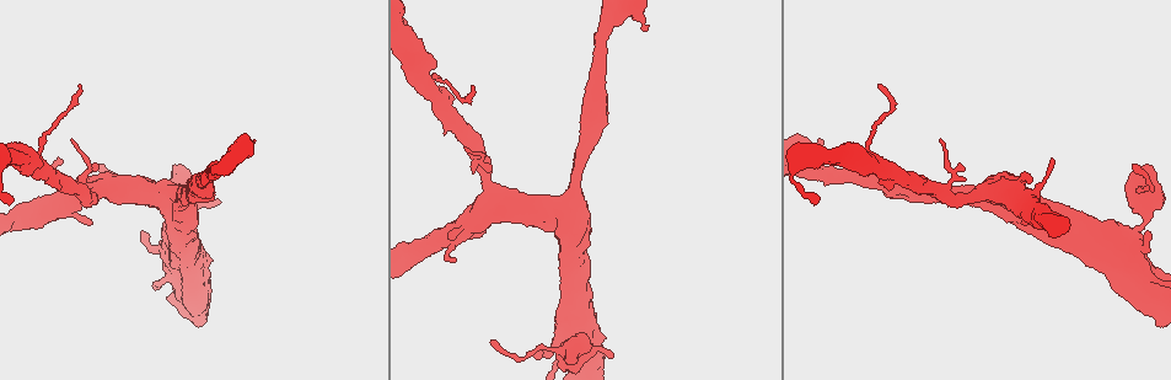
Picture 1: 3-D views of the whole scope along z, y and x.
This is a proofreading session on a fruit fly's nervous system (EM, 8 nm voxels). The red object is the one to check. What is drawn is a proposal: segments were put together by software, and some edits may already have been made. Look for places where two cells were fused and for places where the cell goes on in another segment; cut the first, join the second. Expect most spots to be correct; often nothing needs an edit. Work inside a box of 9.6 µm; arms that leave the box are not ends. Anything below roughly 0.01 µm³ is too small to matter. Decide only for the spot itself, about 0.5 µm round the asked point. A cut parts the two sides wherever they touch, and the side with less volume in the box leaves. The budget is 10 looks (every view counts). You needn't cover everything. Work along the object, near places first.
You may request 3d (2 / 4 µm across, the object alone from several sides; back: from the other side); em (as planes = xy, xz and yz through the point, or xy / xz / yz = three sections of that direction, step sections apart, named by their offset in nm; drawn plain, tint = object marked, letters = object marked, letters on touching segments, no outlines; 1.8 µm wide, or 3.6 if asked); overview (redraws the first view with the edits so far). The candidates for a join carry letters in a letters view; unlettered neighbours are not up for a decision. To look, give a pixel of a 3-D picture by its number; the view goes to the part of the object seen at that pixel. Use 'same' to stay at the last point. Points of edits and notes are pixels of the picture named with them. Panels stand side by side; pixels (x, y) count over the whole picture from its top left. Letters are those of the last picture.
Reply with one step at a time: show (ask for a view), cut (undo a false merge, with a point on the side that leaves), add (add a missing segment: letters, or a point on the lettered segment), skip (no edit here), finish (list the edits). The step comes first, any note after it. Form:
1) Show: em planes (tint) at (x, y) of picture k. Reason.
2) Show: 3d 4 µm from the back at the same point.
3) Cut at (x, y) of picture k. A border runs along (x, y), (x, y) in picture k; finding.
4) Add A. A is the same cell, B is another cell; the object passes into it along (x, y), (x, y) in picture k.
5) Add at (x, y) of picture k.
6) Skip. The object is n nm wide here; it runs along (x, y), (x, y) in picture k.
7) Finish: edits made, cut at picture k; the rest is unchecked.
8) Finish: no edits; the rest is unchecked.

Show: 3d 4 µm at (1146, 194) of picture 1.

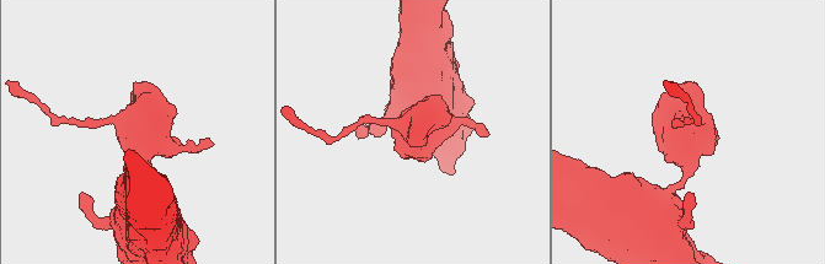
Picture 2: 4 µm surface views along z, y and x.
Show: em planes (letters) at (130, 124) of picture 2. Now the EM.

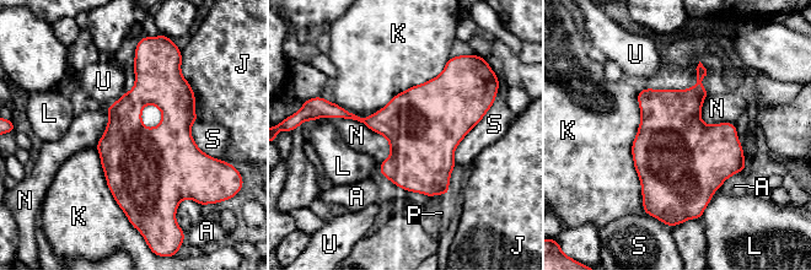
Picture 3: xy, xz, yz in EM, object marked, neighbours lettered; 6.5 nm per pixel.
Skip. A, J, K, L, N, P, S and U are other cells; one cell here.

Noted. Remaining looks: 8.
Show: em xz step 4 (tint) at (450, 236) of picture 1. Stops while still wide.

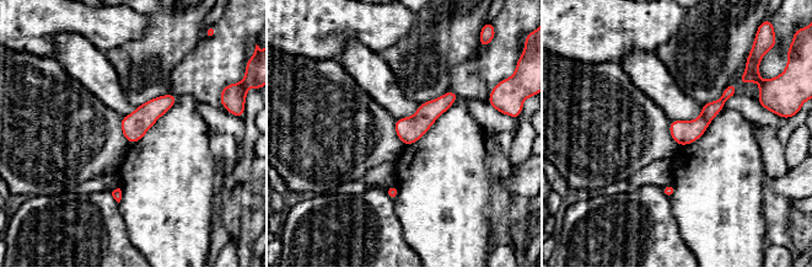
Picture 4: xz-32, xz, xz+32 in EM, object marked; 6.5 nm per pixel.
Show: em planes (letters) at the same point. Another direction.

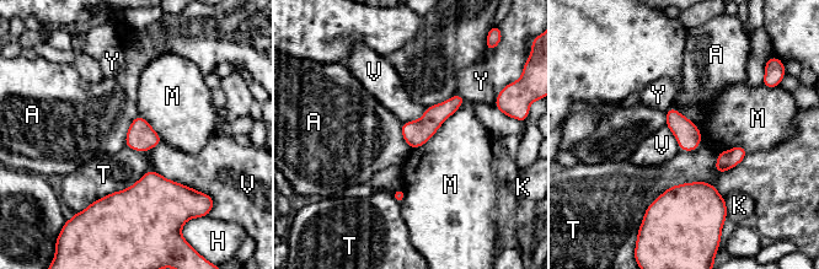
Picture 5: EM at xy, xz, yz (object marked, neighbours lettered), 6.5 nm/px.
Skip. A, H, K, M, T, V and Y are other cells; it runs along (460, 100), (438, 113), (410, 141) in picture 5; none of them fits.

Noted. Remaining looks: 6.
Show: 3d 2 µm from the back at (426, 85) of picture 1.

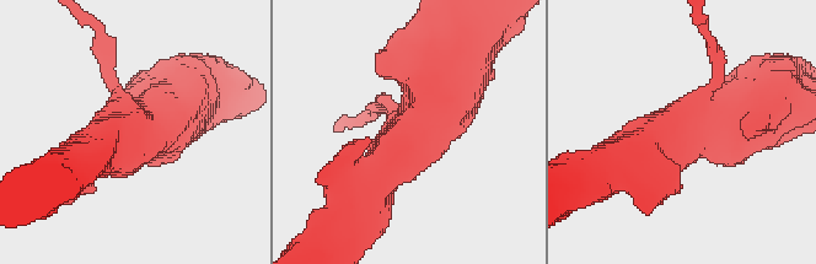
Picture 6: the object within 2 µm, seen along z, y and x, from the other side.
Show: em 3.6 µm planes (letters) at (415, 144) of picture 6. 3 arms meet here.

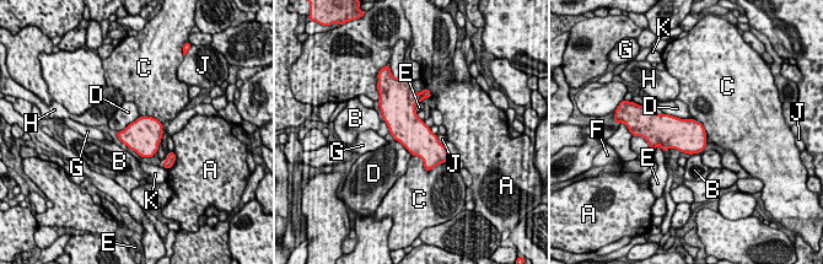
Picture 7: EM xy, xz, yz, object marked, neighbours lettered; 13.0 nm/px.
Skip. A, B, C, D, E, F, G, H, J and K are other cells; a border runs along (662, 112), (670, 116), (693, 119) in picture 7; all the same cell.

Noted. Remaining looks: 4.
Show: 3d 4 µm at (819, 140) of picture 1. Branch stops here.

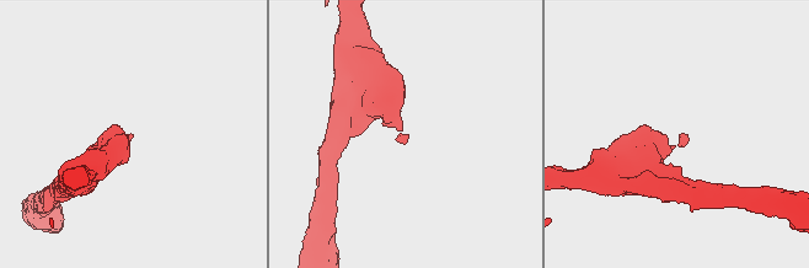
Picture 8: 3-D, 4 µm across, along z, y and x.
Show: em 3.6 µm xz step 4 (plain) at (130, 138) of picture 8.

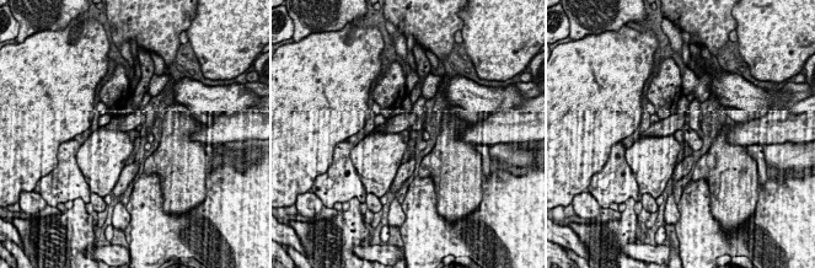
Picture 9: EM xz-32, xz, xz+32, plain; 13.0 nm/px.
Show: em 3.6 µm xz step 4 (letters) at the same point. See the neighbours.

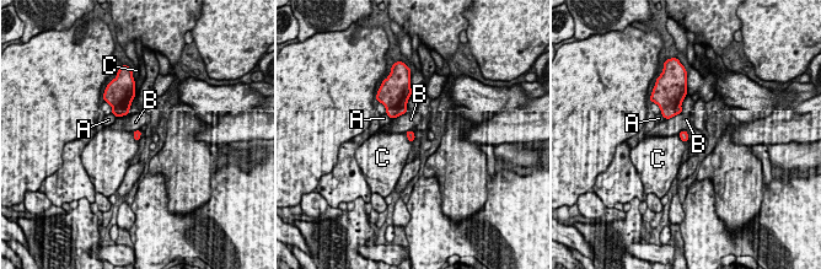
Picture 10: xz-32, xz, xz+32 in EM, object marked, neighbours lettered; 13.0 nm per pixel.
Skip. The longest contact is with B, 240 nm; A, B and C are other cells; none of them fits.

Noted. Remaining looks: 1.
Finish: no edits; the rest is unchecked.

